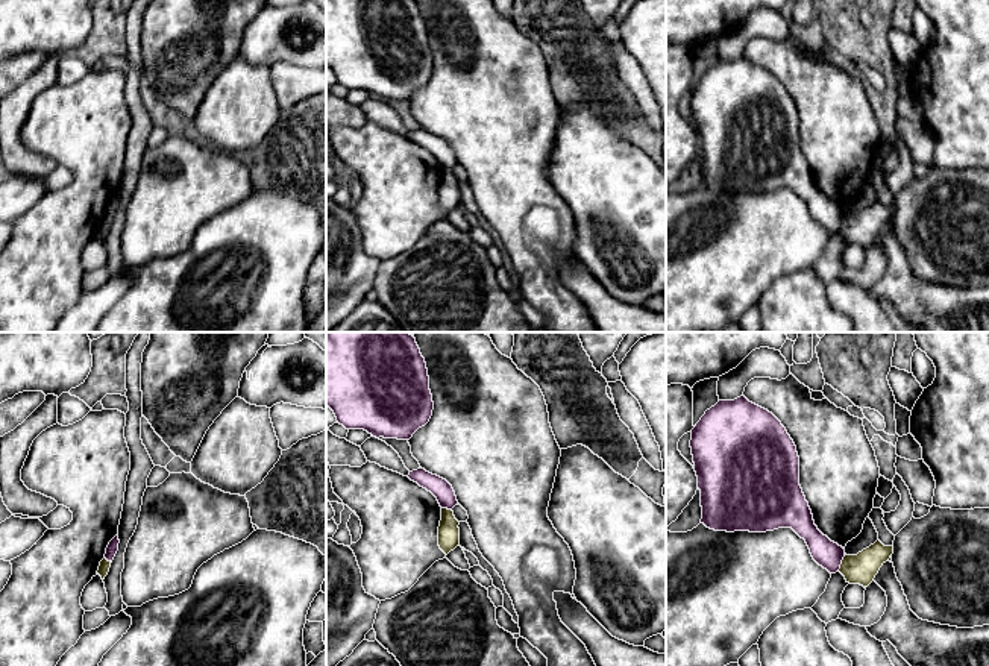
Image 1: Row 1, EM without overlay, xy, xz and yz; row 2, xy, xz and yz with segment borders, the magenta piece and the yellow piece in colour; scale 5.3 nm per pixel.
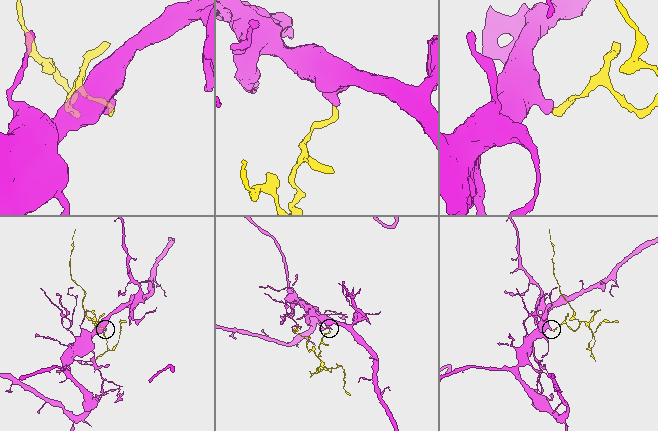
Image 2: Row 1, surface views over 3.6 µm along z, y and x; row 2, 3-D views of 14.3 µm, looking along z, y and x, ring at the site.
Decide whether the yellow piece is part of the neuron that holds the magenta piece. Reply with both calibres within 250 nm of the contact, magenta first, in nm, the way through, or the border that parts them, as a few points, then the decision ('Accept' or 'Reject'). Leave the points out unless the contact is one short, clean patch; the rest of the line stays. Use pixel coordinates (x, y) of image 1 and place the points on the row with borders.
Thickness 140 nm (magenta) against 160 nm. Boundary: yz (845, 554), (838, 571). Reject

